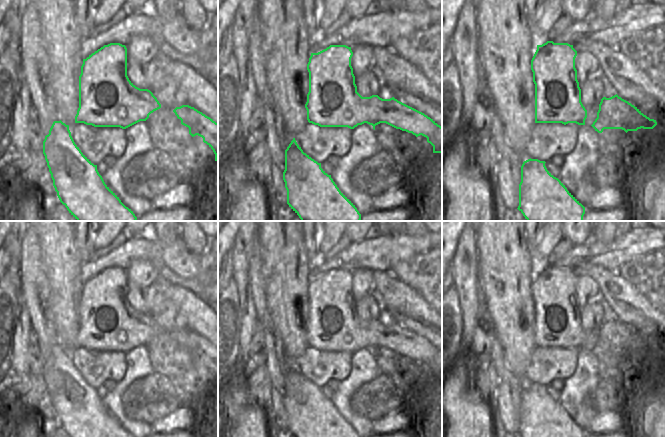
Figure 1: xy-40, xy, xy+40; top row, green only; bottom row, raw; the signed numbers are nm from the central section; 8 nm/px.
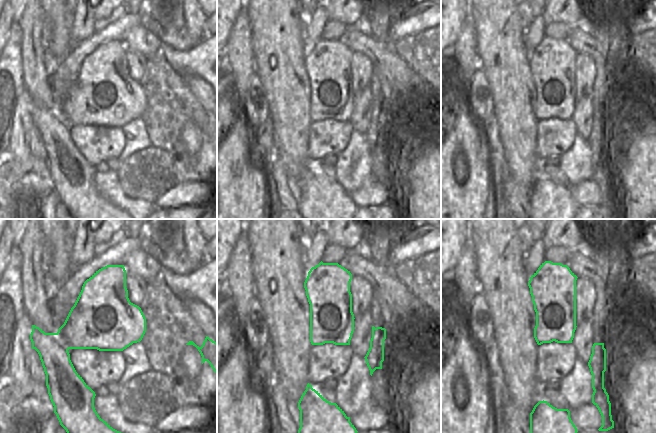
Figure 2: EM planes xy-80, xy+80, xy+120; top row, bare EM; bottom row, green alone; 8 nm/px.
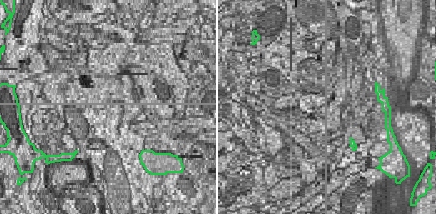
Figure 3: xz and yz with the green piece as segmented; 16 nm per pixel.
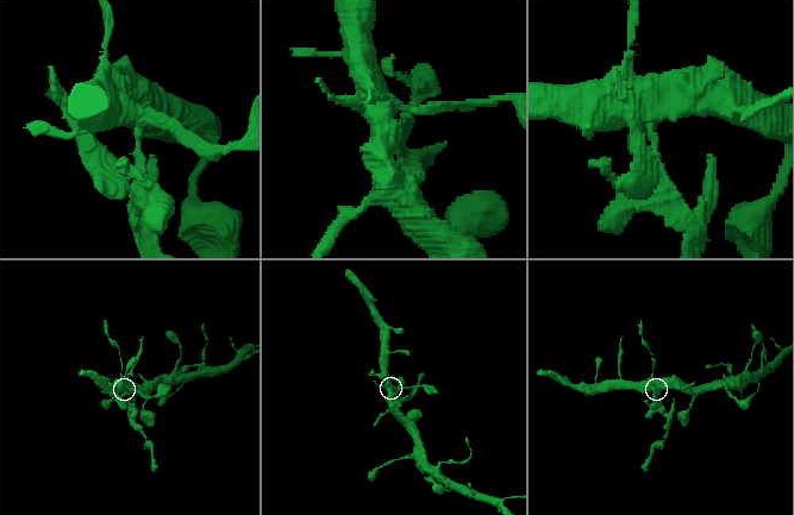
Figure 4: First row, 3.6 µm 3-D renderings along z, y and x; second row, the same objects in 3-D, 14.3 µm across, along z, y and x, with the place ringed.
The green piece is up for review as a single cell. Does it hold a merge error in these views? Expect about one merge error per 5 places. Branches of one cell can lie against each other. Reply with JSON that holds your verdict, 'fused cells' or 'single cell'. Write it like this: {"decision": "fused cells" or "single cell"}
{"decision": "fused cells"}

